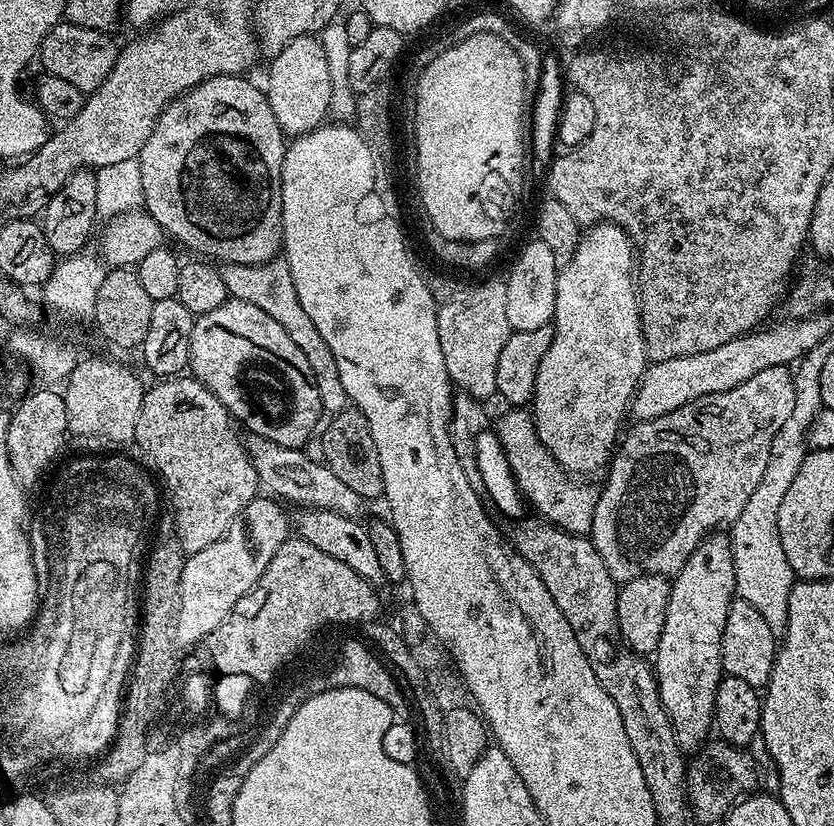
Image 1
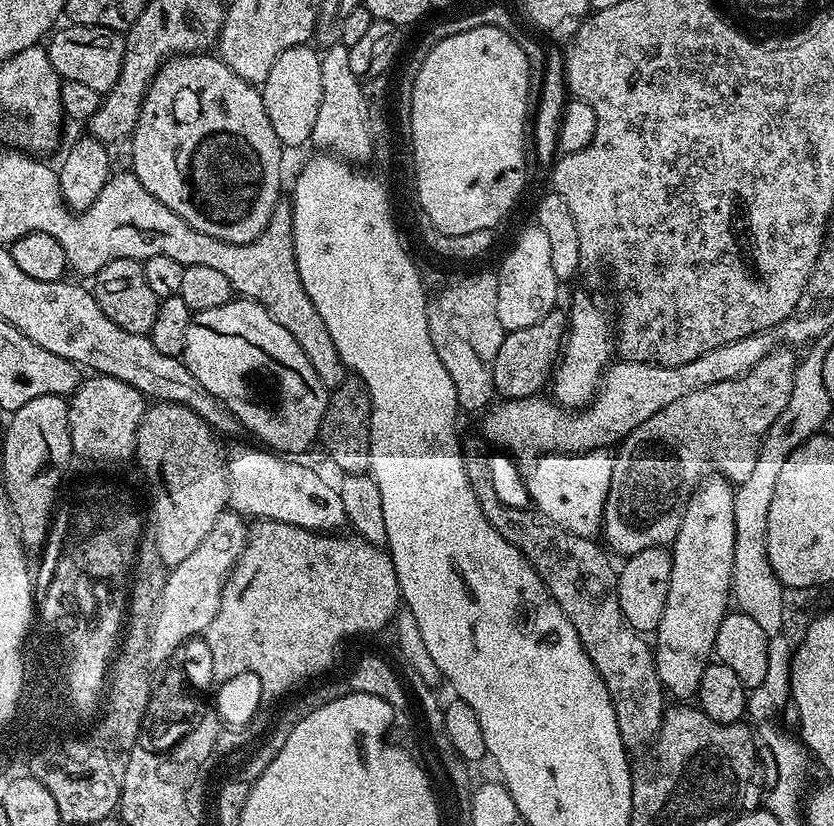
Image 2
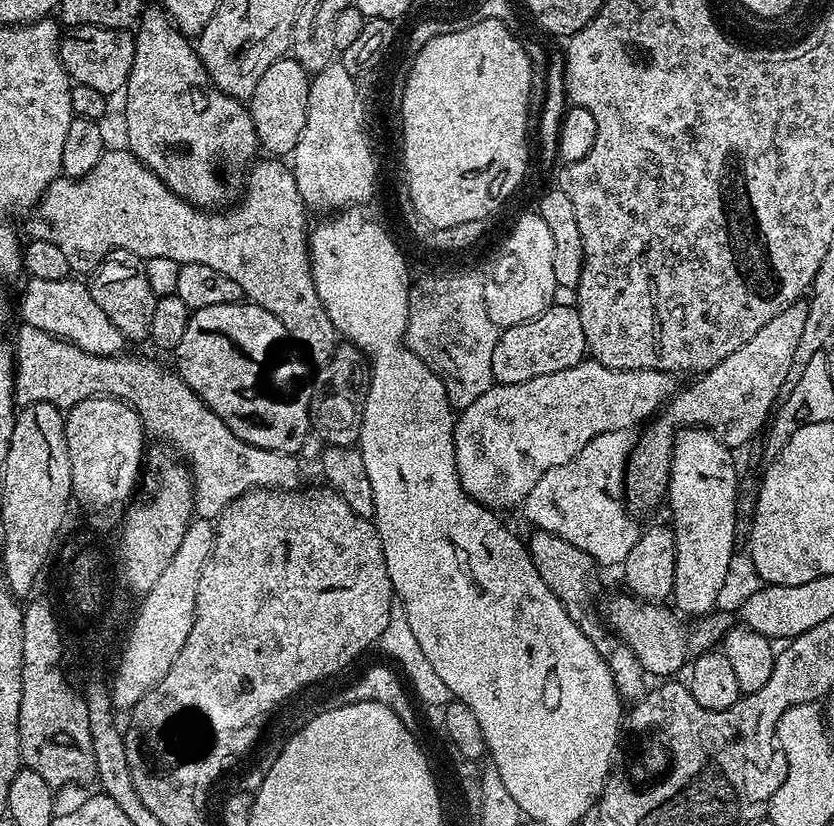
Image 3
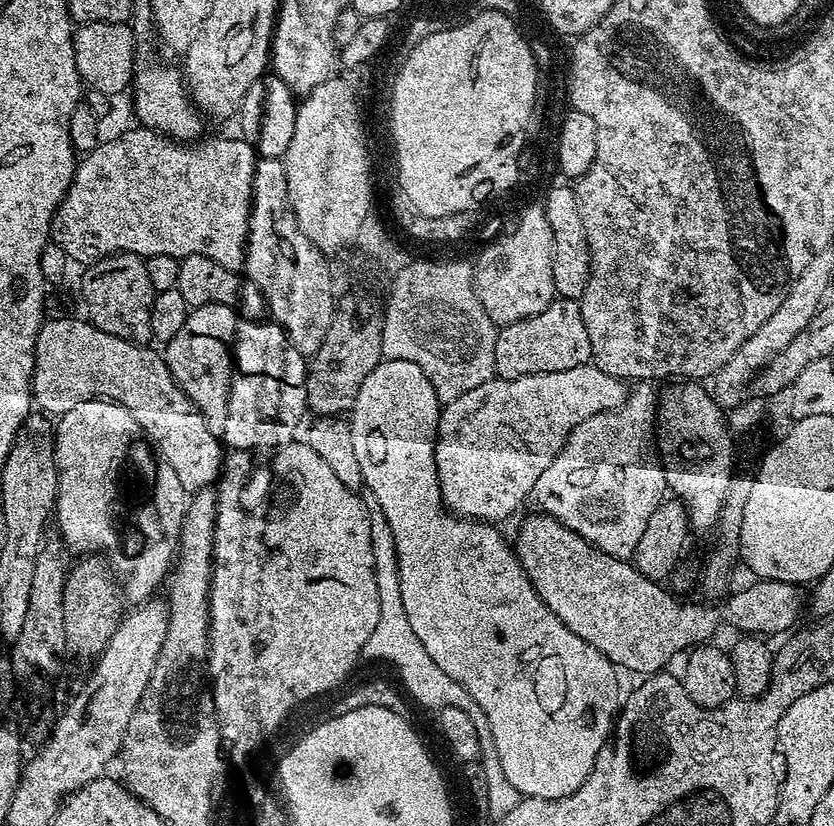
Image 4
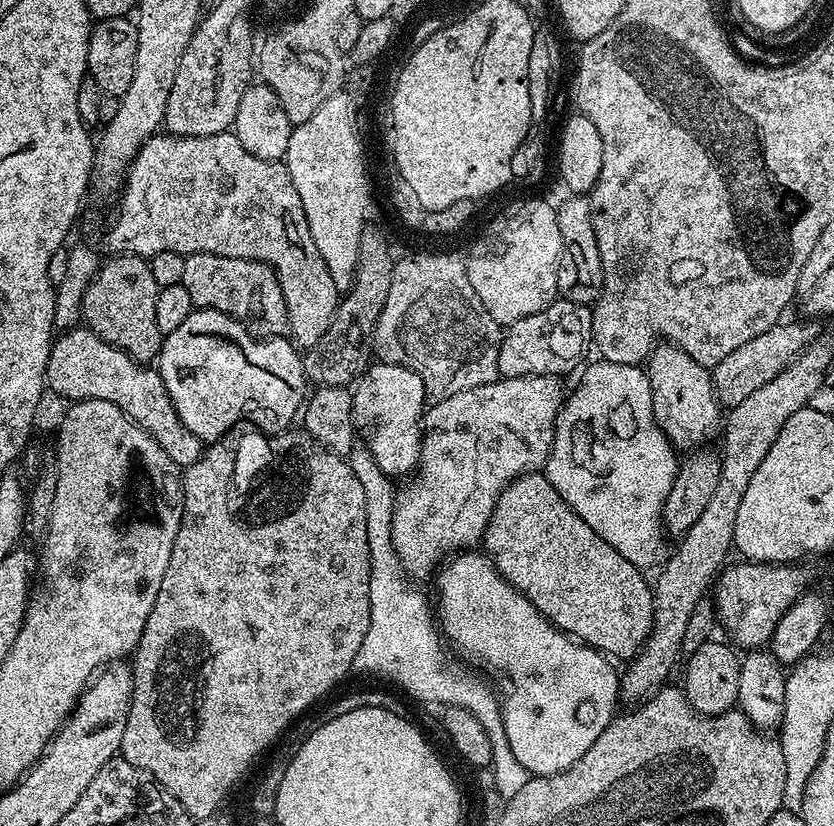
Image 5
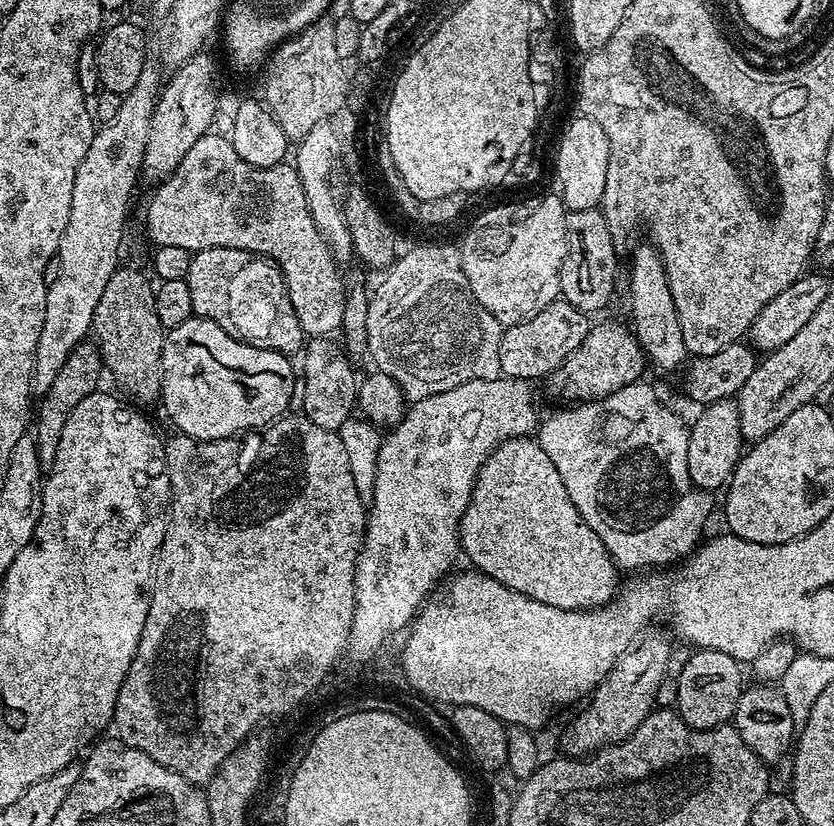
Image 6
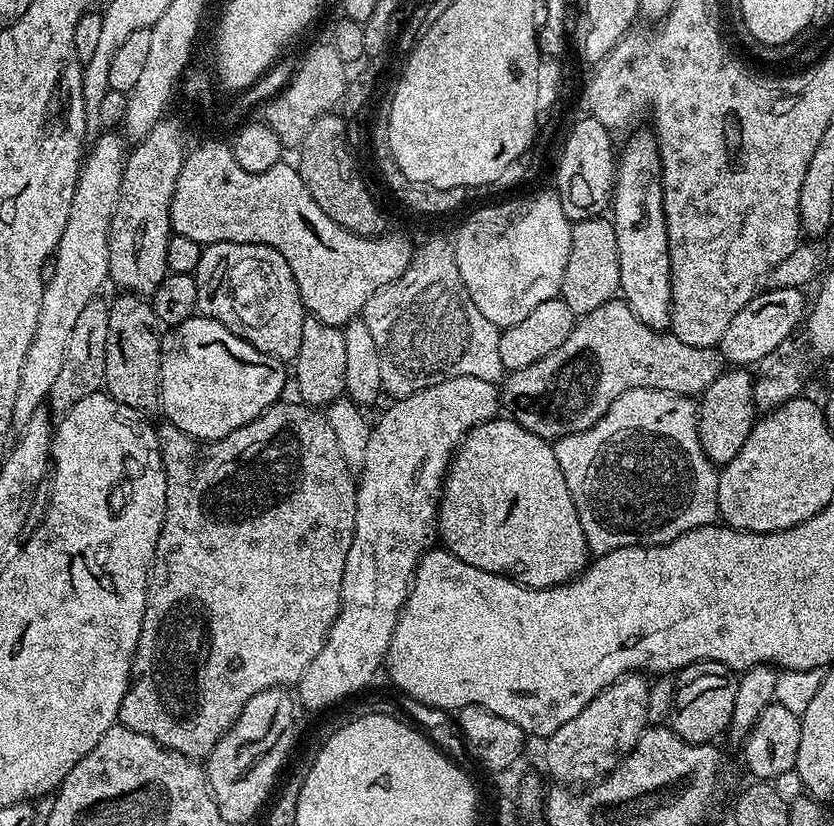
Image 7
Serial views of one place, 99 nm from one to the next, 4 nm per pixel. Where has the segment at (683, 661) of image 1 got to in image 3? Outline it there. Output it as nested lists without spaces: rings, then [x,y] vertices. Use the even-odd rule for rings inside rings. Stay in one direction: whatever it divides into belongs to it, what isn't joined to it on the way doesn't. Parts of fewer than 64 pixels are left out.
[[[689,426],[672,438],[672,459],[668,462],[666,508],[672,511],[676,561],[671,603],[688,618],[707,616],[717,607],[716,599],[732,568],[736,534],[736,489],[738,475],[732,453],[706,428]]]

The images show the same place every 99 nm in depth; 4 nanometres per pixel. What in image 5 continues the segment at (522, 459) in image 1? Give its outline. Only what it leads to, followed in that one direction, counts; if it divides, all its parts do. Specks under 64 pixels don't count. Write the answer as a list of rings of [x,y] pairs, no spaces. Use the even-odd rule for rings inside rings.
[[[571,392],[567,395],[563,406],[560,407],[560,413],[556,415],[556,437],[552,439],[552,449],[546,465],[548,481],[554,486],[554,490],[558,490],[560,497],[580,515],[582,522],[586,522],[586,526],[590,526],[590,530],[594,530],[594,534],[606,538],[606,542],[610,542],[610,546],[614,546],[614,550],[618,550],[618,554],[622,554],[622,558],[626,558],[626,562],[630,562],[635,568],[649,570],[648,568],[654,567],[653,569],[655,569],[665,559],[664,536],[666,537],[666,529],[662,517],[664,503],[670,494],[670,486],[674,482],[677,471],[678,452],[673,448],[654,418],[652,396],[576,396]]]

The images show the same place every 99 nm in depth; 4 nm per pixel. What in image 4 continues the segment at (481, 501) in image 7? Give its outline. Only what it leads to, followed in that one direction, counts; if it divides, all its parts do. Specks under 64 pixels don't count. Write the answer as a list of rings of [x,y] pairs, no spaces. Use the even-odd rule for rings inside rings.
[[[535,515],[528,516],[521,522],[516,540],[514,539],[514,551],[522,570],[526,570],[526,578],[530,578],[538,598],[542,598],[546,606],[550,606],[552,613],[562,618],[562,622],[570,626],[570,630],[574,630],[578,638],[582,638],[582,642],[594,646],[594,650],[603,654],[617,669],[637,672],[637,677],[640,678],[651,676],[654,672],[663,672],[679,652],[687,653],[711,641],[712,635],[719,630],[718,607],[708,602],[683,604],[678,597],[671,596],[664,589],[663,583],[646,578],[646,574],[636,569],[635,563],[598,550],[598,546],[552,516]]]

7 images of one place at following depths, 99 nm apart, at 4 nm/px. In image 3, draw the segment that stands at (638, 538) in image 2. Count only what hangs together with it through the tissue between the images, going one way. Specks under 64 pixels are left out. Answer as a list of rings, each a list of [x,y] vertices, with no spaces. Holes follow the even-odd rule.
[[[799,300],[774,314],[774,318],[770,318],[770,322],[766,322],[750,342],[738,346],[730,358],[722,358],[718,366],[697,375],[689,388],[681,387],[667,401],[663,411],[643,429],[645,432],[636,436],[636,445],[628,455],[628,467],[624,469],[622,496],[629,513],[652,512],[659,504],[661,507],[665,503],[672,438],[679,429],[689,426],[706,428],[733,449],[755,437],[765,427],[784,391],[790,361],[802,338],[807,310],[808,304]]]

